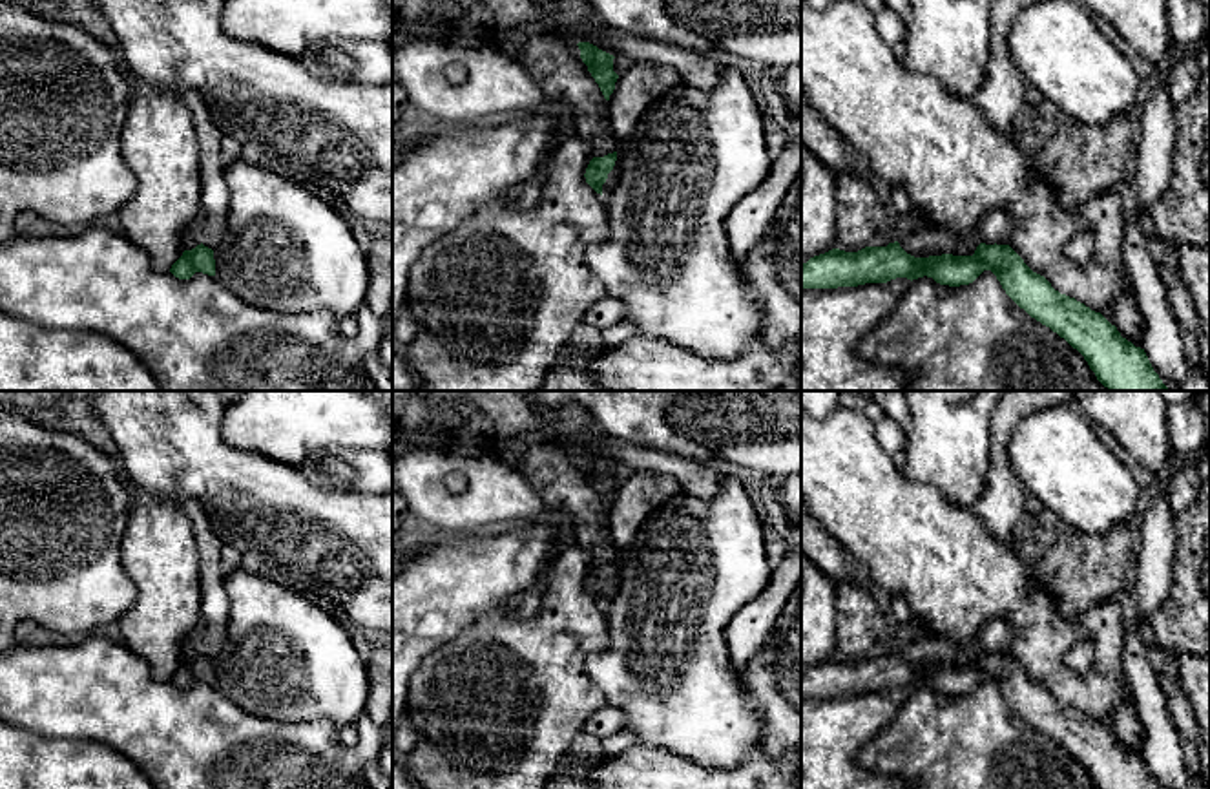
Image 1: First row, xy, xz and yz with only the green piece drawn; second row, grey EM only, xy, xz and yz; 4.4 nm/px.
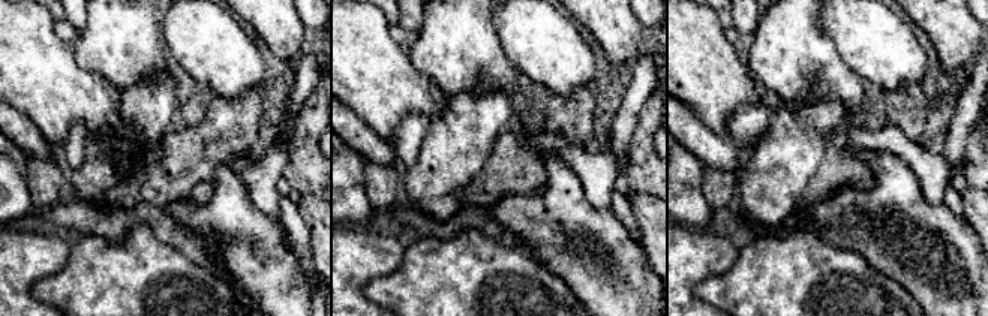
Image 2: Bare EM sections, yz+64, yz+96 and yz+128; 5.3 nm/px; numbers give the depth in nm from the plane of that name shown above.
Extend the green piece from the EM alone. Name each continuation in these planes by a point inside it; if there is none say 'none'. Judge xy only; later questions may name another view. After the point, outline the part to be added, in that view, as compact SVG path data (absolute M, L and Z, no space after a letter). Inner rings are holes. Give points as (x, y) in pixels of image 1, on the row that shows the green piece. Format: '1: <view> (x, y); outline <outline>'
none

